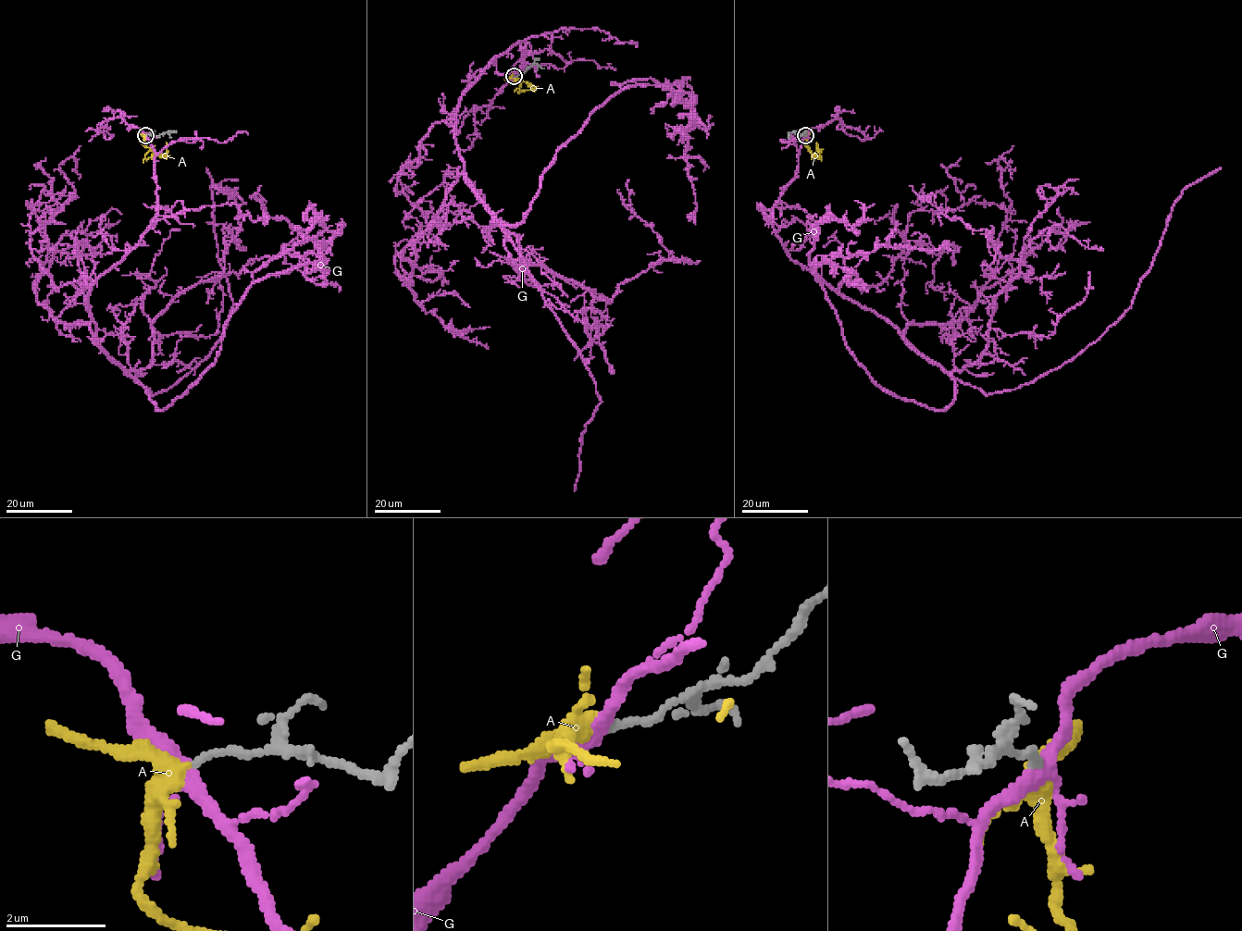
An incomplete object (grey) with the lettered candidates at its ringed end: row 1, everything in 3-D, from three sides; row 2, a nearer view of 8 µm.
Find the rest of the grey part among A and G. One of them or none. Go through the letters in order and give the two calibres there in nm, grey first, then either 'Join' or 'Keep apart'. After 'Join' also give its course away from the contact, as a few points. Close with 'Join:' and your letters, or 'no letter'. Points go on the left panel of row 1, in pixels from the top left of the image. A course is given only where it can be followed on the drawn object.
A: Thickness 140 nm (grey) against 280 nm. Join. Its course: (146, 135), (142, 143), (163, 155), (158, 155), (150, 148)
G: Thickness 150 nm (grey) against 240 nm. Keep apart
Join: A

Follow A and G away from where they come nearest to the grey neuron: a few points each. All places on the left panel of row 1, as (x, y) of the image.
A: (146, 135), (142, 143), (163, 155), (158, 155), (150, 148)
G: (146, 135), (155, 217), (87, 309), (96, 343), (156, 408), (214, 362), (252, 283), (328, 251)

